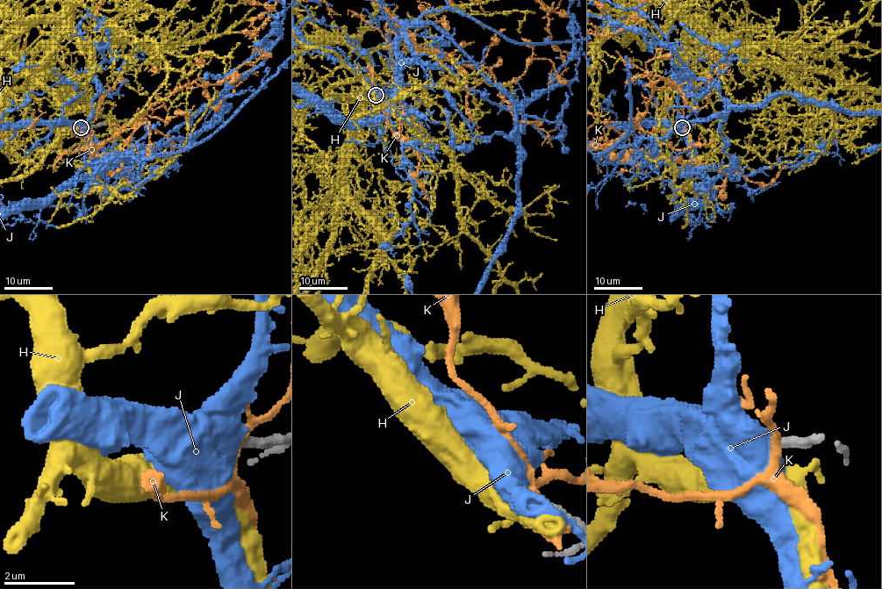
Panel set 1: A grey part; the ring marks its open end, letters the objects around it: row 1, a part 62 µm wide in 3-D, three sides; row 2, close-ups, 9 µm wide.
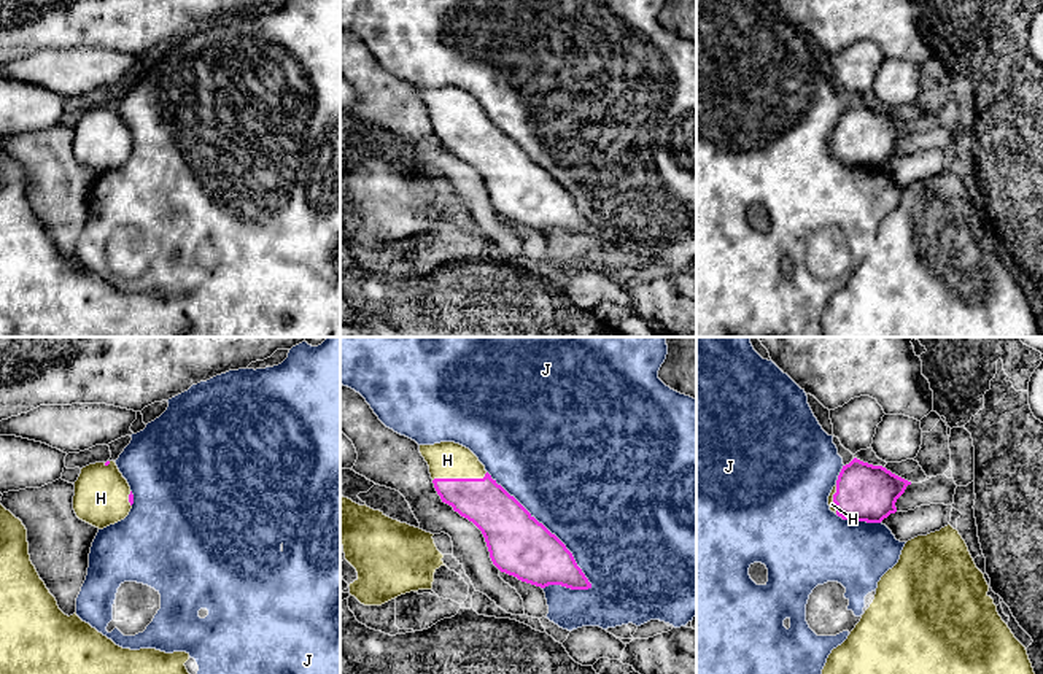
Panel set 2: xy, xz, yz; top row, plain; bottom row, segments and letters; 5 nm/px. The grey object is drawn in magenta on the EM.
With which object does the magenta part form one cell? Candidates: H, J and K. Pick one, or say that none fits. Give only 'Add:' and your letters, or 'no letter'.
Add: H

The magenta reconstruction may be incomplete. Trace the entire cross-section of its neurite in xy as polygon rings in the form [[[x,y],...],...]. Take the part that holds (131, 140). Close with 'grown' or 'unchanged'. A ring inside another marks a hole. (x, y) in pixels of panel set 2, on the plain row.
[[[114,105],[81,113],[73,140],[73,154],[79,164],[103,173],[124,164],[132,148],[130,130]]]; grown

